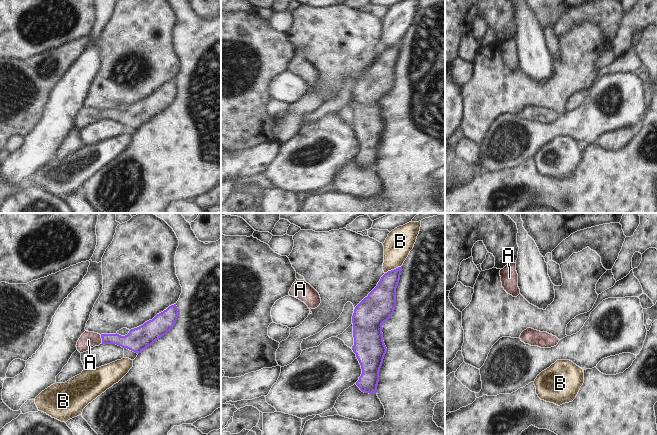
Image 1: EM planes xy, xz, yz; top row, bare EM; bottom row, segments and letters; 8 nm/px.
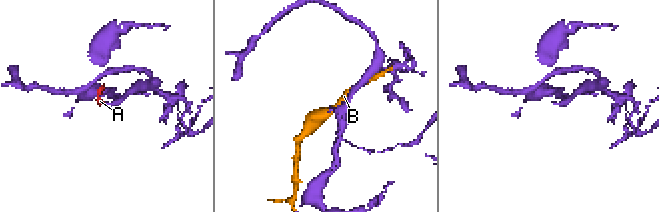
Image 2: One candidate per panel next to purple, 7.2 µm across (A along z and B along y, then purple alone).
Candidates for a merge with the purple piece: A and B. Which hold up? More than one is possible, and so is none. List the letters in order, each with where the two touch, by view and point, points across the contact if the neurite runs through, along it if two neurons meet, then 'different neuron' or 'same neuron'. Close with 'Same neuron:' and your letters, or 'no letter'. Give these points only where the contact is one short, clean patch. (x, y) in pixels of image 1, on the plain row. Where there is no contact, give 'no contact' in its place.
A: contact xy (102, 115); way xy (133, 117), (102, 115), (88, 116); same neuron
B: contact xz (394, 45); different neuron
Same neuron: A

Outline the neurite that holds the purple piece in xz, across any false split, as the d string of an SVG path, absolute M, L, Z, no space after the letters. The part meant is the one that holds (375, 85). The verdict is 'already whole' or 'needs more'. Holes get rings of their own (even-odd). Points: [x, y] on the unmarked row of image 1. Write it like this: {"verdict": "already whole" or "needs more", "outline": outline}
{"verdict": "already whole", "outline": "M402 42L385 49L377 62L354 85L352 126L362 145L356 161L364 169L377 168L380 144L387 128L382 100L394 89L401 46Z"}

